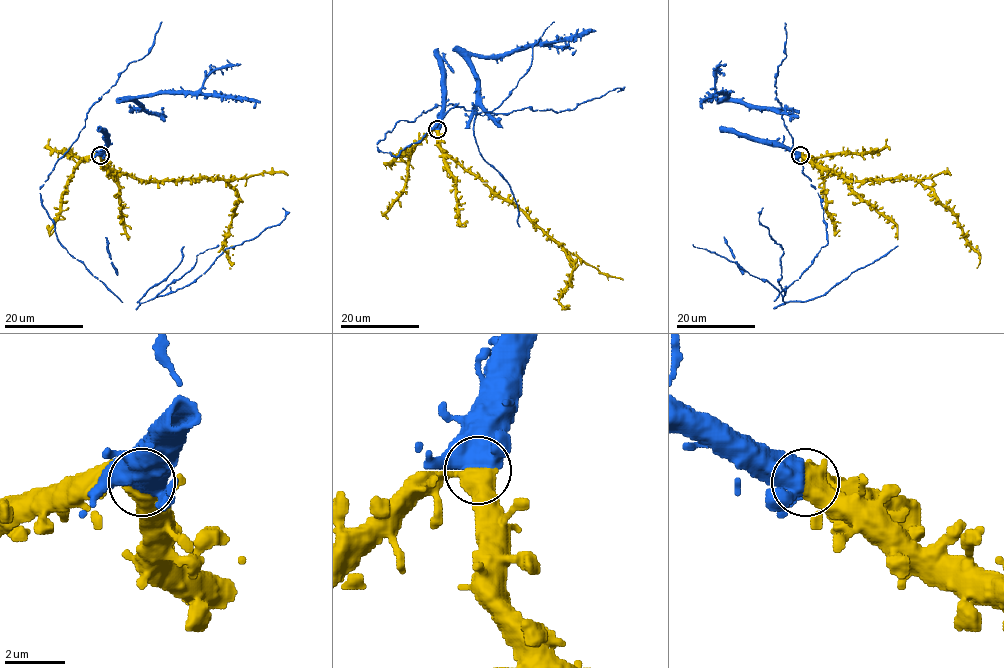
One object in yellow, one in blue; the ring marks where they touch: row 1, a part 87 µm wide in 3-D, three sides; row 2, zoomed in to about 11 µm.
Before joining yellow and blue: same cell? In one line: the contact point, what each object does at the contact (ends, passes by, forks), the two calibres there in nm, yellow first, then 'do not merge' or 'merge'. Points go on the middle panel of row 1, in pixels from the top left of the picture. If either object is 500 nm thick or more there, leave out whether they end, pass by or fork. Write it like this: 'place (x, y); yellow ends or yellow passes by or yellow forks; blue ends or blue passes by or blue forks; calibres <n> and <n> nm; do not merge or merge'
place (437, 129); calibres 480 and 500 nm; merge

